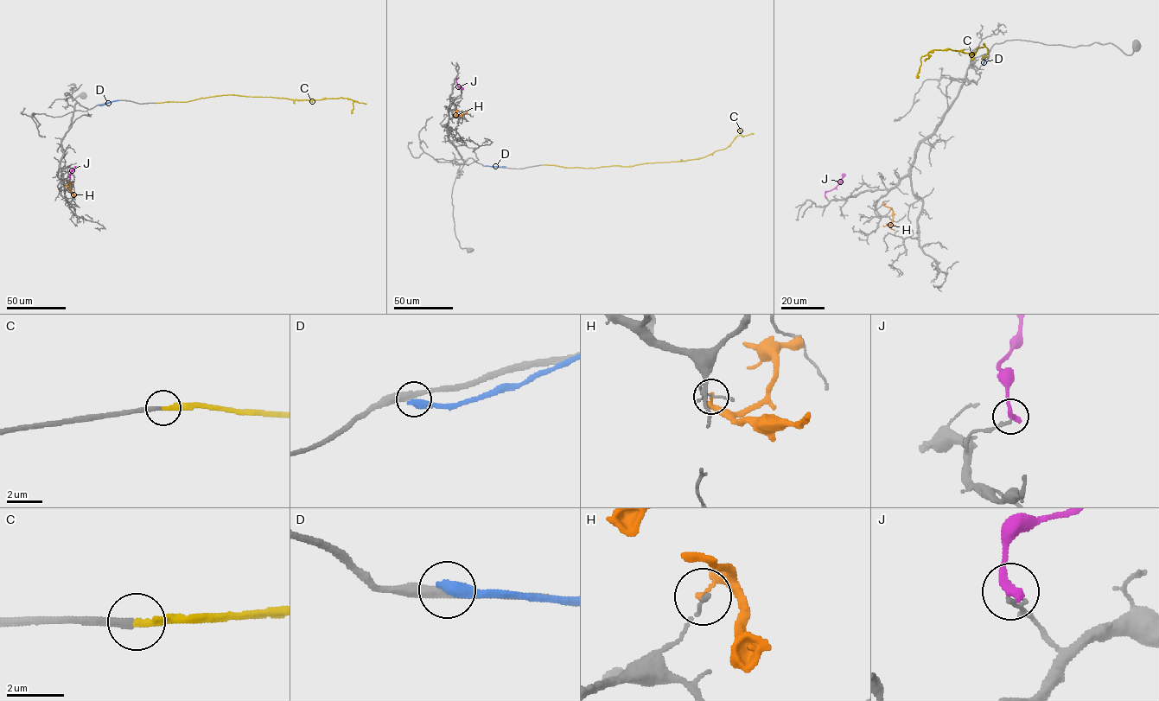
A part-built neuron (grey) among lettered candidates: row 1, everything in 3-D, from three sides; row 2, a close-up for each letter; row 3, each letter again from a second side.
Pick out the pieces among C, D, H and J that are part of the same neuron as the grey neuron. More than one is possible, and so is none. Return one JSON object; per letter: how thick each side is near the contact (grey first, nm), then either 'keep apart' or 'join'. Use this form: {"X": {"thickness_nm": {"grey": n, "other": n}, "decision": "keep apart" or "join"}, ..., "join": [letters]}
{"C": {"thickness_nm": {"grey": 280, "other": 280}, "decision": "join"}, "D": {"thickness_nm": {"grey": 340, "other": 460}, "decision": "keep apart"}, "H": {"thickness_nm": {"grey": 90, "other": 260}, "decision": "keep apart"}, "J": {"thickness_nm": {"grey": 140, "other": 360}, "decision": "keep apart"}, "join": ["C"]}

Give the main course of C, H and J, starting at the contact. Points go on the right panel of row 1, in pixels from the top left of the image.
C: (981, 59), (987, 57), (988, 52), (983, 44), (971, 54), (945, 48), (932, 50), (920, 59), (917, 78)
H: (889, 210), (893, 211), (891, 225), (882, 225)
J: (825, 196), (843, 174)

